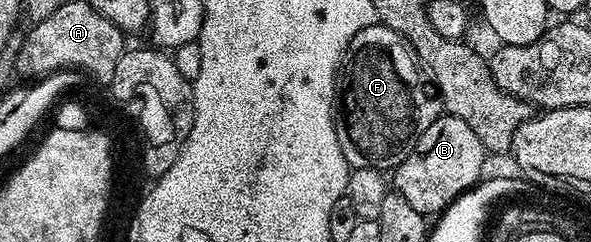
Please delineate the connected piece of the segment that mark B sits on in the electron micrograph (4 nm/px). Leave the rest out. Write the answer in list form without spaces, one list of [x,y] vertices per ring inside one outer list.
[[[444,113],[432,122],[422,137],[418,137],[412,151],[394,169],[396,176],[391,176],[390,183],[395,194],[406,197],[413,209],[418,209],[425,217],[432,217],[481,182],[485,174],[484,158],[486,152],[482,141],[478,141],[478,133],[474,133],[466,121]]]

